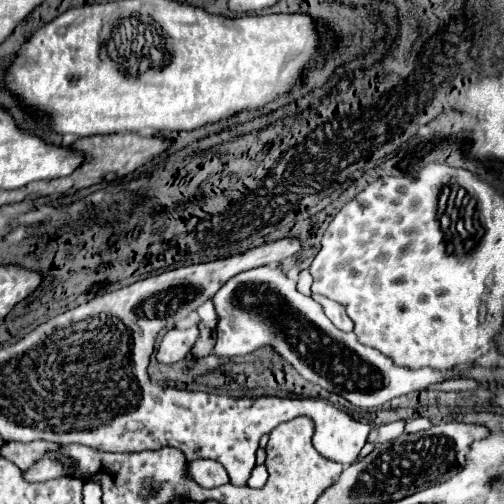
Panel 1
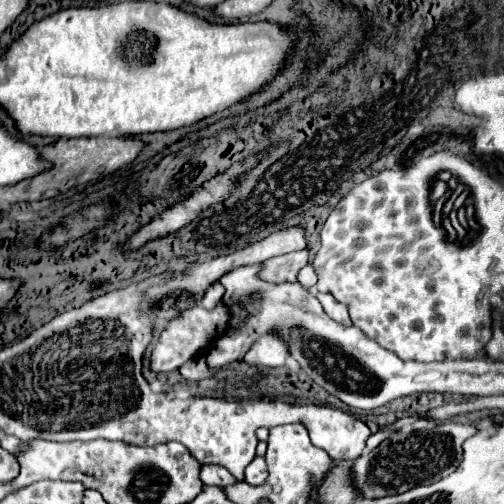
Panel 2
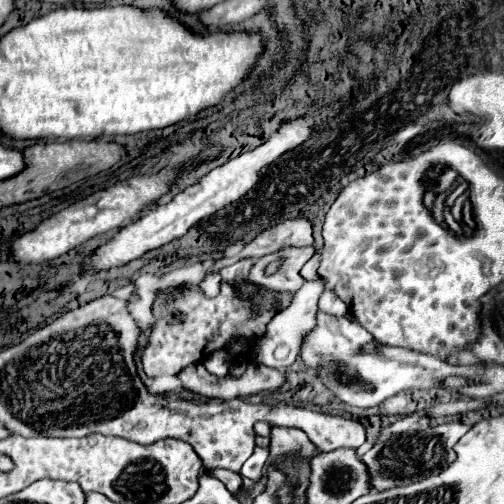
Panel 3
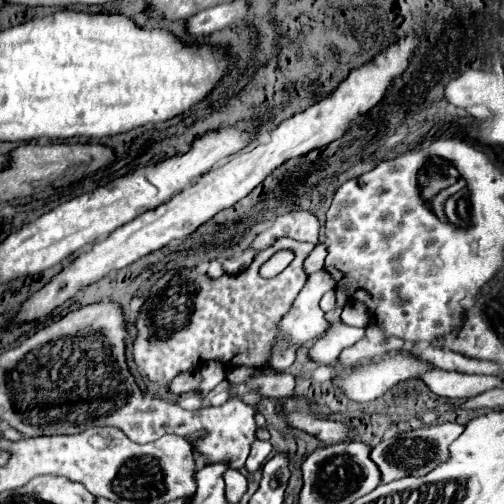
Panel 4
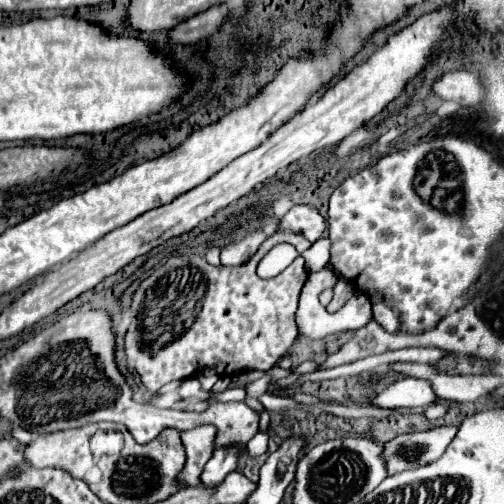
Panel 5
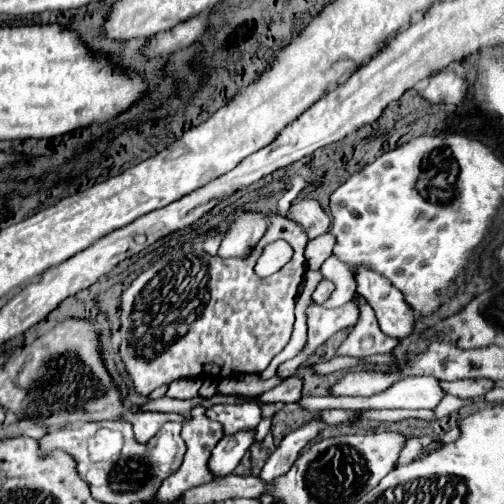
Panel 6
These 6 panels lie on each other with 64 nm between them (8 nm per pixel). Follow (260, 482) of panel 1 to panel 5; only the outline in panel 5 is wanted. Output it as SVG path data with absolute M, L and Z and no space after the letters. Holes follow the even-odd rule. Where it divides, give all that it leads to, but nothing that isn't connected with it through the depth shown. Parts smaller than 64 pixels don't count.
M258 432L246 446L250 456L260 456L268 450L268 432Z

